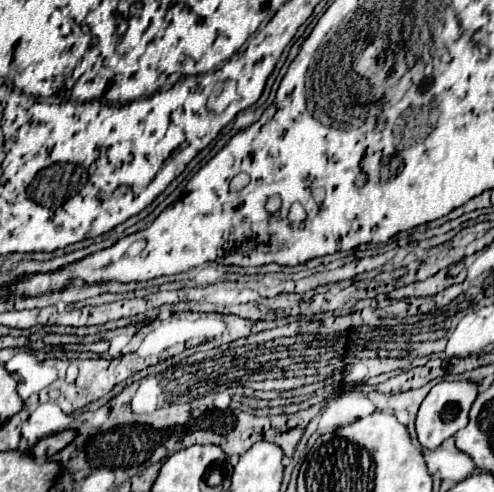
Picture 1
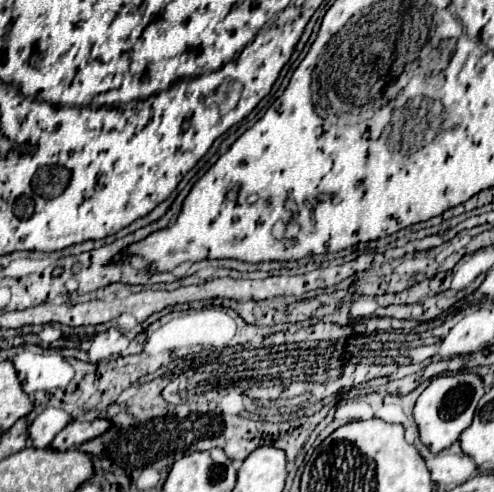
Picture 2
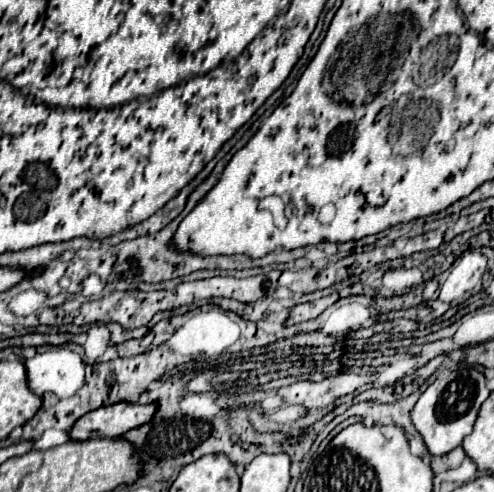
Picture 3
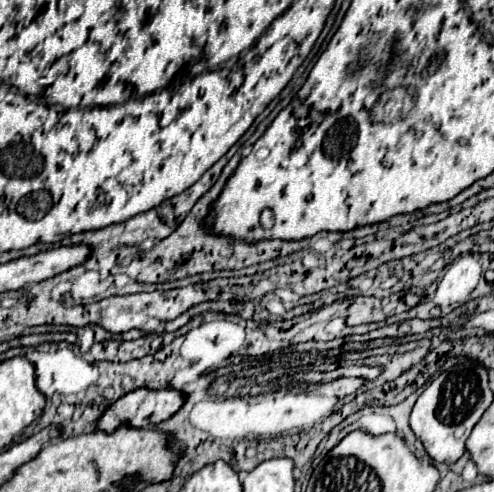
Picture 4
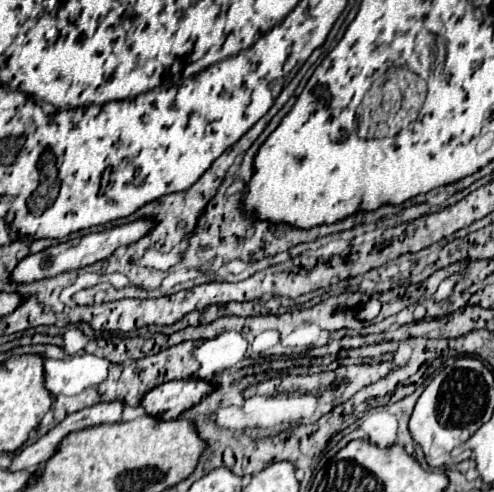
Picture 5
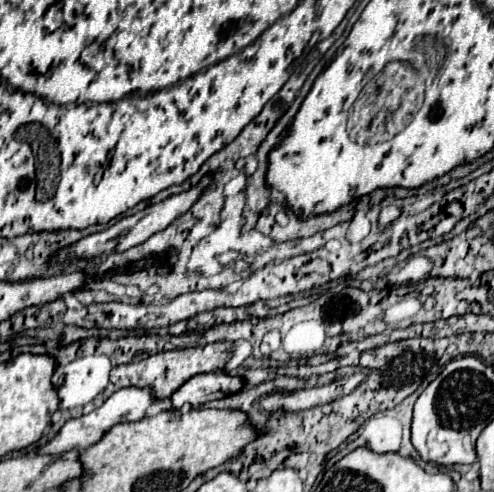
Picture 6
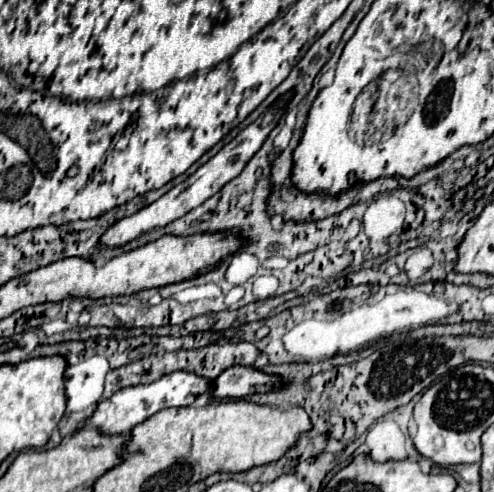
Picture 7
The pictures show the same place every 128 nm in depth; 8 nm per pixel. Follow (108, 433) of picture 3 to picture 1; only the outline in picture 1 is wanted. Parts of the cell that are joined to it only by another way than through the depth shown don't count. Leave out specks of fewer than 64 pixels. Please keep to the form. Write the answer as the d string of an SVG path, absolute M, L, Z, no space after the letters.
M62 430L62 432L56 432L54 436L48 436L44 440L40 440L36 444L36 448L32 450L32 454L36 456L36 460L48 460L52 458L56 452L64 450L72 440L76 438L76 430Z

